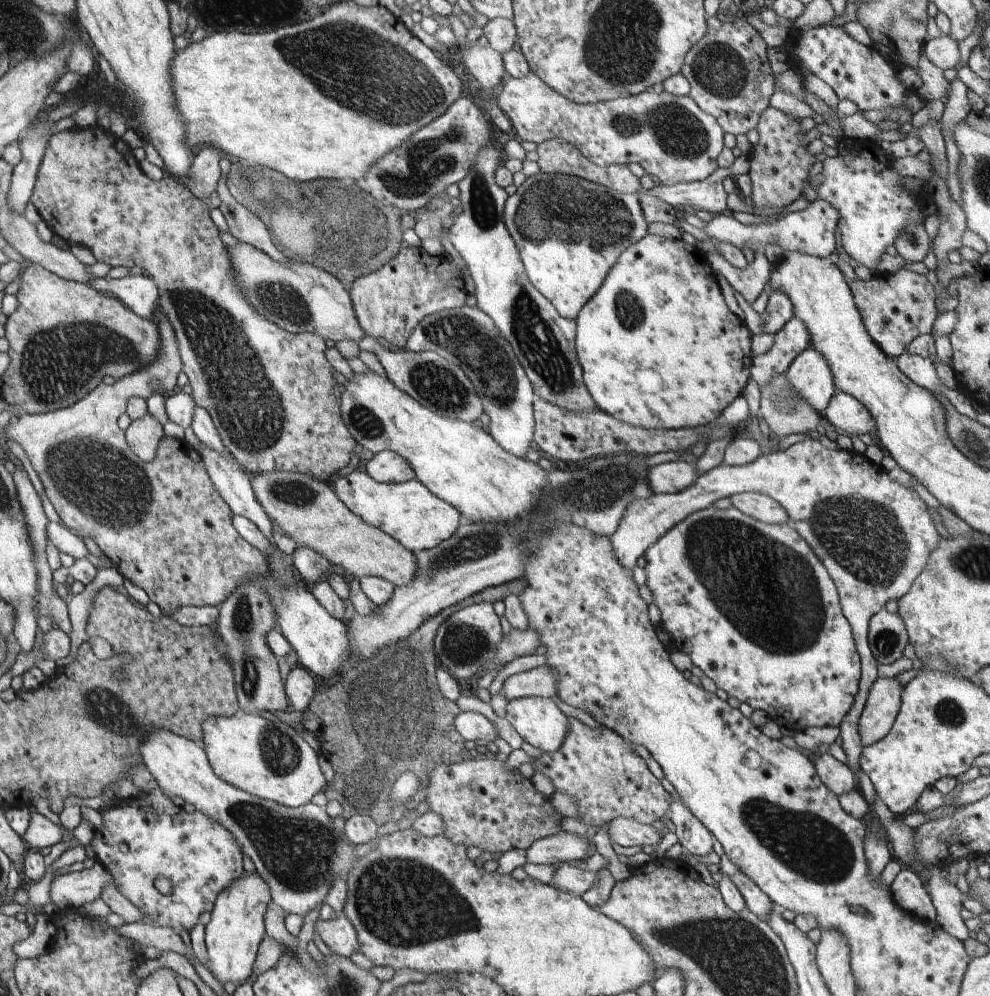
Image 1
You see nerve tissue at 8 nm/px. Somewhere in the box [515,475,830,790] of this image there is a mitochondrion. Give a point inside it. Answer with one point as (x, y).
(769, 592)

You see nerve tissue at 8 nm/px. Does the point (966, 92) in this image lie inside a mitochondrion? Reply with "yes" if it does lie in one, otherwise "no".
no

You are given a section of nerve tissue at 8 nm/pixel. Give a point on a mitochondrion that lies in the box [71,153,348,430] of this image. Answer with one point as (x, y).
(282, 301)

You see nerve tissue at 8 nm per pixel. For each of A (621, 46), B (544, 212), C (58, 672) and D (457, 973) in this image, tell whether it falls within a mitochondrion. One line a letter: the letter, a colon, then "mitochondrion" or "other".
A: mitochondrion
B: mitochondrion
C: other
D: other

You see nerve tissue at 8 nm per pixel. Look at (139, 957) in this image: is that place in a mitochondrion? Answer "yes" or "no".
no

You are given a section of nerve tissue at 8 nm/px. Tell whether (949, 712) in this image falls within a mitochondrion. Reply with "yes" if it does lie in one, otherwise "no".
yes

